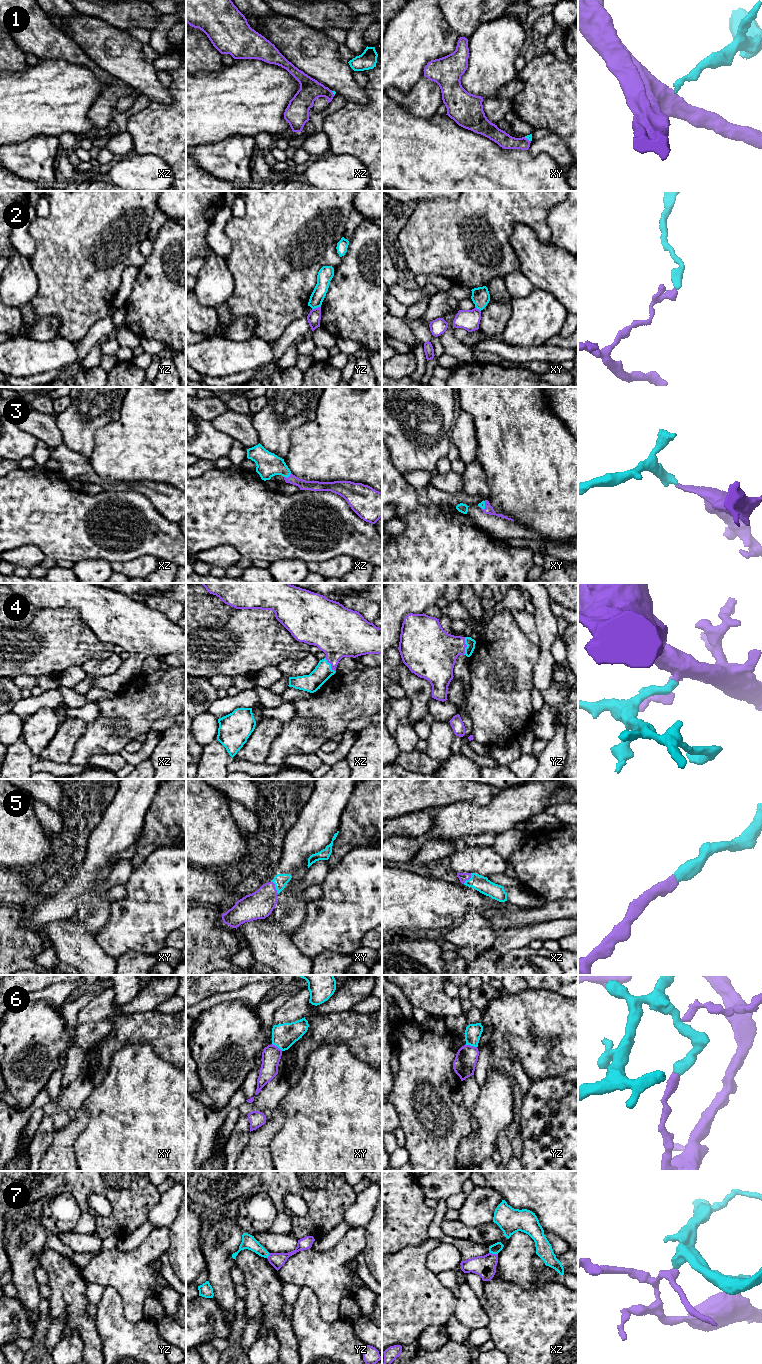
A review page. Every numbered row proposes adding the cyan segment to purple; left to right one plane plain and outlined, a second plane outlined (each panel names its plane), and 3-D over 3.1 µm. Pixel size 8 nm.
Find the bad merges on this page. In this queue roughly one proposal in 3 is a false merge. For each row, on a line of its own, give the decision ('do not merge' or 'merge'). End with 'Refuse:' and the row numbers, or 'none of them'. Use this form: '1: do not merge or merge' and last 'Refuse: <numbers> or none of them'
1: do not merge
2: do not merge
3: merge
4: merge
5: merge
6: do not merge
7: do not merge
Refuse: 1, 2, 6, 7

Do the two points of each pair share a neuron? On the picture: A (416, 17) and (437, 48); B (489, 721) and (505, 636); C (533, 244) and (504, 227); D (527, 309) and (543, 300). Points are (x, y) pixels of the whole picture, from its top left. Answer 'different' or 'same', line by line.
A: same
B: same
C: different
D: same

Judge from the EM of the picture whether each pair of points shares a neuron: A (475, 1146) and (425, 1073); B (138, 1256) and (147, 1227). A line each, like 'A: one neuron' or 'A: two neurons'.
A: two neurons
B: two neurons

